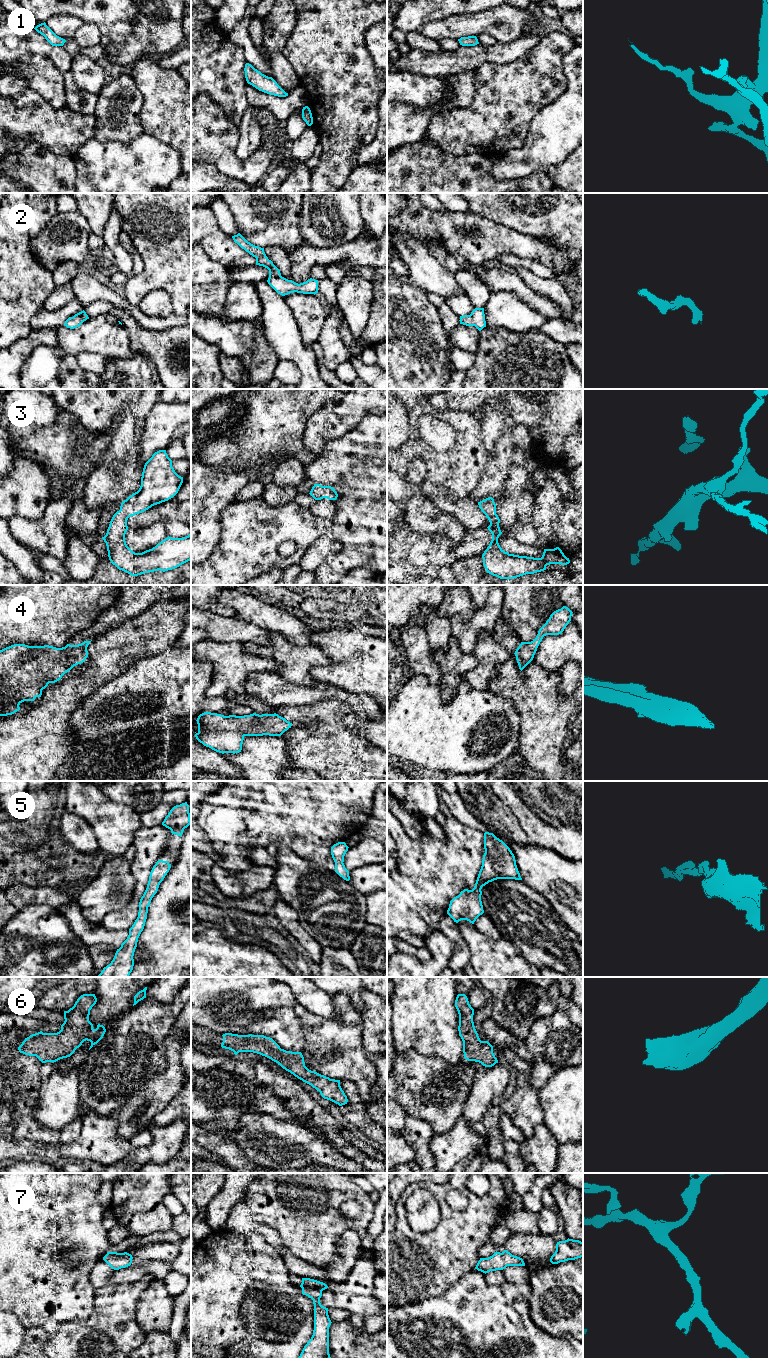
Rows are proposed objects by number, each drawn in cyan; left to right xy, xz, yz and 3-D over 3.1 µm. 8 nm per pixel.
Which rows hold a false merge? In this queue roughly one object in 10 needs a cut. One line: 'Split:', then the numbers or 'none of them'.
Split: none of them

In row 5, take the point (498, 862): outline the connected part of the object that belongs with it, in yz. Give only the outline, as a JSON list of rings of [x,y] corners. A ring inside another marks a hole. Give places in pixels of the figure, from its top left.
[[[484,833],[482,866],[472,890],[464,889],[449,904],[447,914],[458,923],[467,920],[474,924],[484,913],[481,901],[482,887],[497,879],[522,880],[515,856],[510,848],[493,833]]]

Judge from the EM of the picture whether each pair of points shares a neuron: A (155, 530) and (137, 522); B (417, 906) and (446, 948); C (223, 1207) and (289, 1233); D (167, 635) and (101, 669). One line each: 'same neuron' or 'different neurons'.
A: different neurons
B: different neurons
C: different neurons
D: same neuron

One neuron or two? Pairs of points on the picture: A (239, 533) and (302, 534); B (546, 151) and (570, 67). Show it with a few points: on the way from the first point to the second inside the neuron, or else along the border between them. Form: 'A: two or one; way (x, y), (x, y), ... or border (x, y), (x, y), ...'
A: one; way (255, 530), (286, 530)
B: one; way (557, 130), (572, 115), (572, 88)

